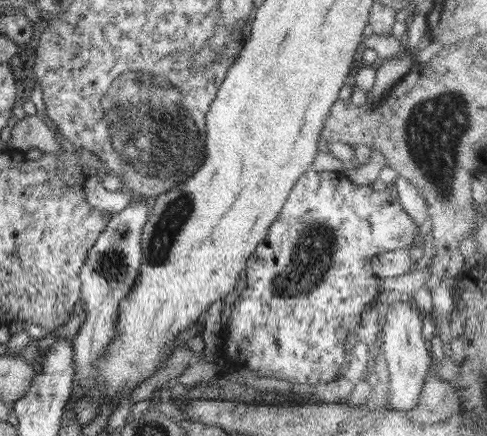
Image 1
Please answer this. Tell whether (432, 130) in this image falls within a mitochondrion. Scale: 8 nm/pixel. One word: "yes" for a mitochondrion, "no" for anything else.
yes

